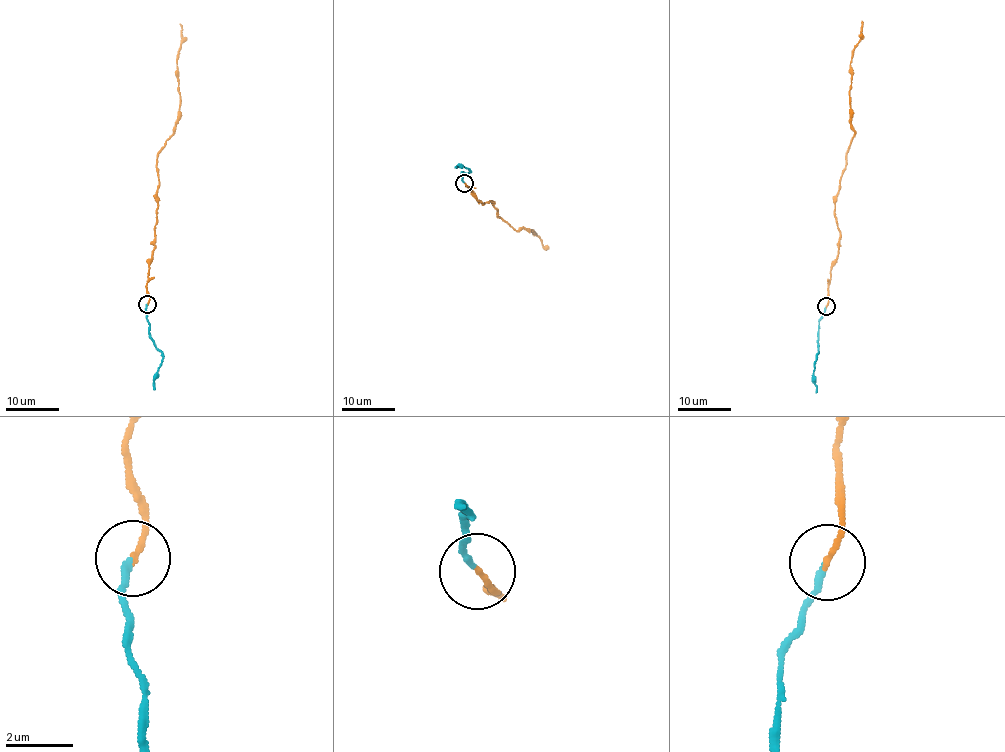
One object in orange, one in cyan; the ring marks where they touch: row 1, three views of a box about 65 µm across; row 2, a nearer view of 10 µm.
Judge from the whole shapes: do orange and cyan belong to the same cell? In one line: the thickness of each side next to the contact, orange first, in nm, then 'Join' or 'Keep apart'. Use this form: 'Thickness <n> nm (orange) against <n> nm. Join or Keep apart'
Thickness 150 nm (orange) against 180 nm. Join

